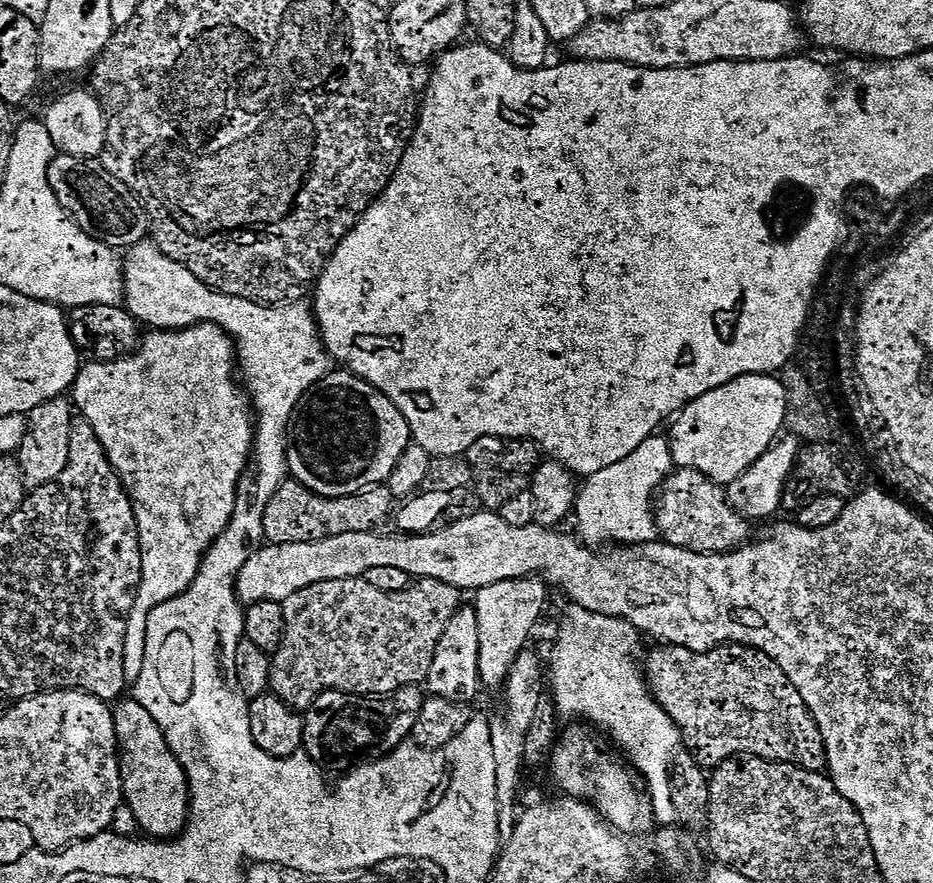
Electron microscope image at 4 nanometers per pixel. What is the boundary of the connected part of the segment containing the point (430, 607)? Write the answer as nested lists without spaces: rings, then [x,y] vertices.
[[[371,579],[339,580],[310,586],[296,592],[284,601],[286,614],[286,644],[295,640],[336,640],[336,664],[344,660],[344,688],[352,688],[352,676],[356,676],[356,696],[361,698],[390,698],[403,688],[423,685],[433,675],[431,663],[442,641],[443,632],[462,607],[461,589],[437,580],[420,580],[417,588],[409,592],[396,592],[391,596],[371,584]]]

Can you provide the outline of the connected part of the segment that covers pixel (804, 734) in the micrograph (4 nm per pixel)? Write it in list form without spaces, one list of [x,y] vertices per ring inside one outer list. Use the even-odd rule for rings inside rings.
[[[666,646],[662,652],[646,662],[646,676],[656,701],[666,710],[680,728],[689,749],[695,750],[695,763],[701,766],[720,764],[733,758],[773,760],[775,764],[794,764],[811,772],[824,772],[828,752],[820,728],[814,722],[802,694],[790,678],[765,654],[755,648],[732,646],[727,650],[691,652],[685,648]]]

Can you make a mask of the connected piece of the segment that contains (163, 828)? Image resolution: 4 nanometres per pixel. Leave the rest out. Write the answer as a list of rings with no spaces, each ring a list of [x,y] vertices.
[[[124,698],[115,705],[116,717],[116,741],[120,743],[121,757],[126,758],[124,768],[124,798],[126,808],[132,811],[134,819],[140,823],[141,833],[155,838],[160,842],[168,842],[179,837],[187,828],[190,819],[190,777],[184,772],[178,758],[170,750],[170,746],[164,737],[164,731],[150,718],[150,710],[142,706],[135,698]]]

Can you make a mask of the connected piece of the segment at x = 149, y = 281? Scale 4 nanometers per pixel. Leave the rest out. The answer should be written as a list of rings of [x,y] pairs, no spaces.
[[[137,247],[123,257],[124,265],[124,295],[126,311],[133,321],[145,320],[156,330],[185,330],[195,328],[197,324],[215,324],[223,329],[234,341],[238,368],[242,373],[243,383],[248,383],[250,404],[254,409],[254,459],[252,466],[255,472],[255,487],[265,491],[268,496],[280,488],[287,480],[288,446],[290,429],[298,409],[305,403],[304,392],[315,391],[324,381],[332,366],[331,357],[320,337],[317,326],[315,307],[308,300],[296,301],[292,304],[278,307],[266,307],[263,304],[246,302],[244,298],[222,296],[212,288],[206,288],[203,282],[184,264],[172,259],[171,255],[159,252],[156,248]]]

